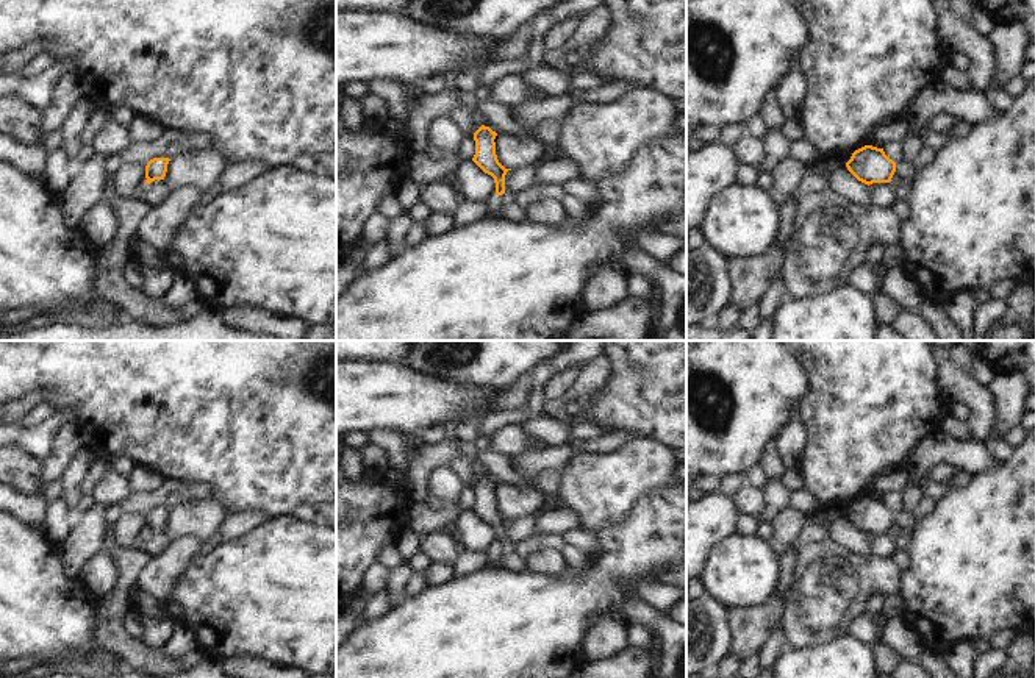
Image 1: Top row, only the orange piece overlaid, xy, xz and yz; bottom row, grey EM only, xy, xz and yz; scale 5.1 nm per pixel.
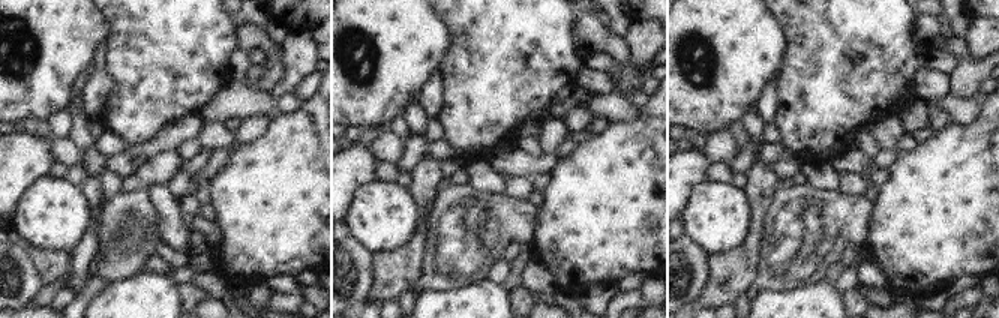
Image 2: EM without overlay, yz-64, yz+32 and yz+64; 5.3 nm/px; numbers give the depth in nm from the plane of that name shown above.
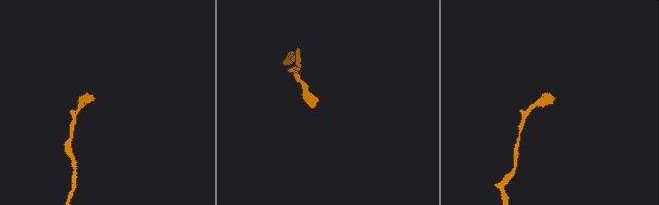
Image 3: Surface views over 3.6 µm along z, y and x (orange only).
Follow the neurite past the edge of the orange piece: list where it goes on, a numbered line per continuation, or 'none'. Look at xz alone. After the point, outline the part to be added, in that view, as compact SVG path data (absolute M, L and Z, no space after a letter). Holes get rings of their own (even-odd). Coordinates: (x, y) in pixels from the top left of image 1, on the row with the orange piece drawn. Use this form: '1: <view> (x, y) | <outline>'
none

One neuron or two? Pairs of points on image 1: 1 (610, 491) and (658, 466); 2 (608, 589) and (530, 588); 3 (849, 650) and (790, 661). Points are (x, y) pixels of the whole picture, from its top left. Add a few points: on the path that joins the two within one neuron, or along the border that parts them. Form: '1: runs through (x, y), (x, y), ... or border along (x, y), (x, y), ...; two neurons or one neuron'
1: runs through (623, 478), (635, 469), (646, 466); one neuron
2: runs through (590, 589), (549, 589); one neuron
3: runs through (835, 661), (804, 661); one neuron

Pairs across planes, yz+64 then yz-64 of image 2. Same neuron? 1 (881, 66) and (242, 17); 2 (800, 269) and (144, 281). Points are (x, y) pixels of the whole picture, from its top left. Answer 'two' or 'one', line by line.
1: two
2: two

